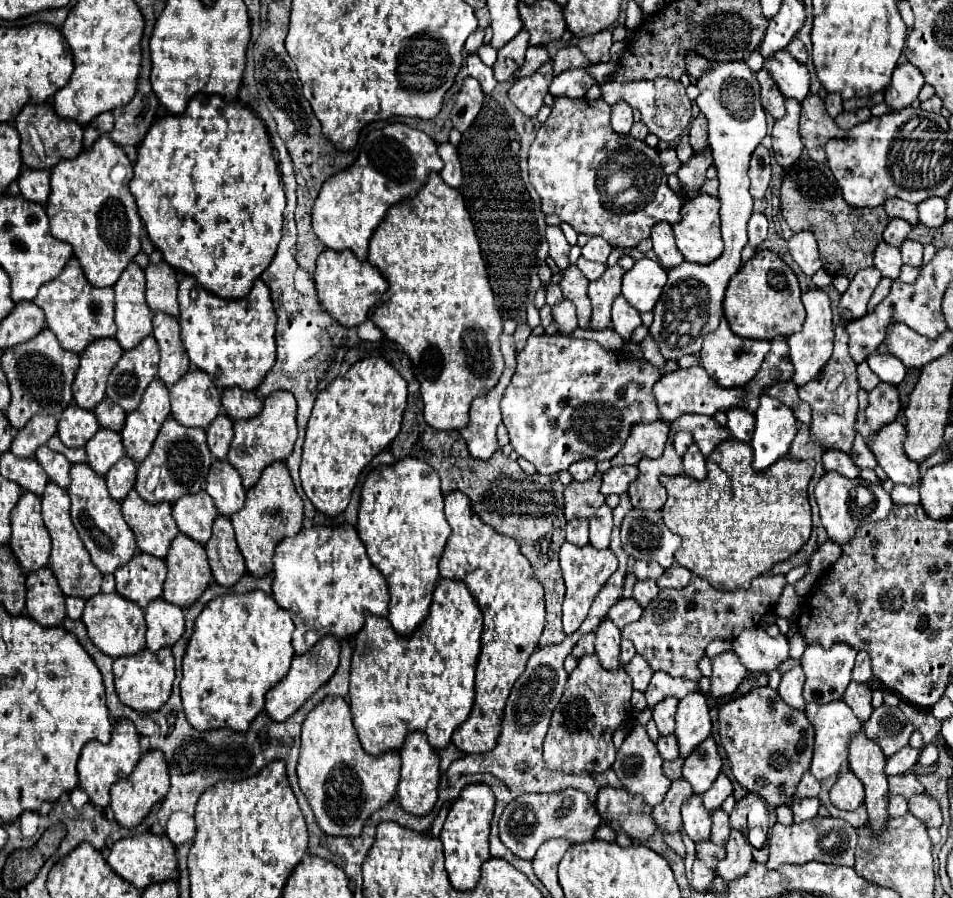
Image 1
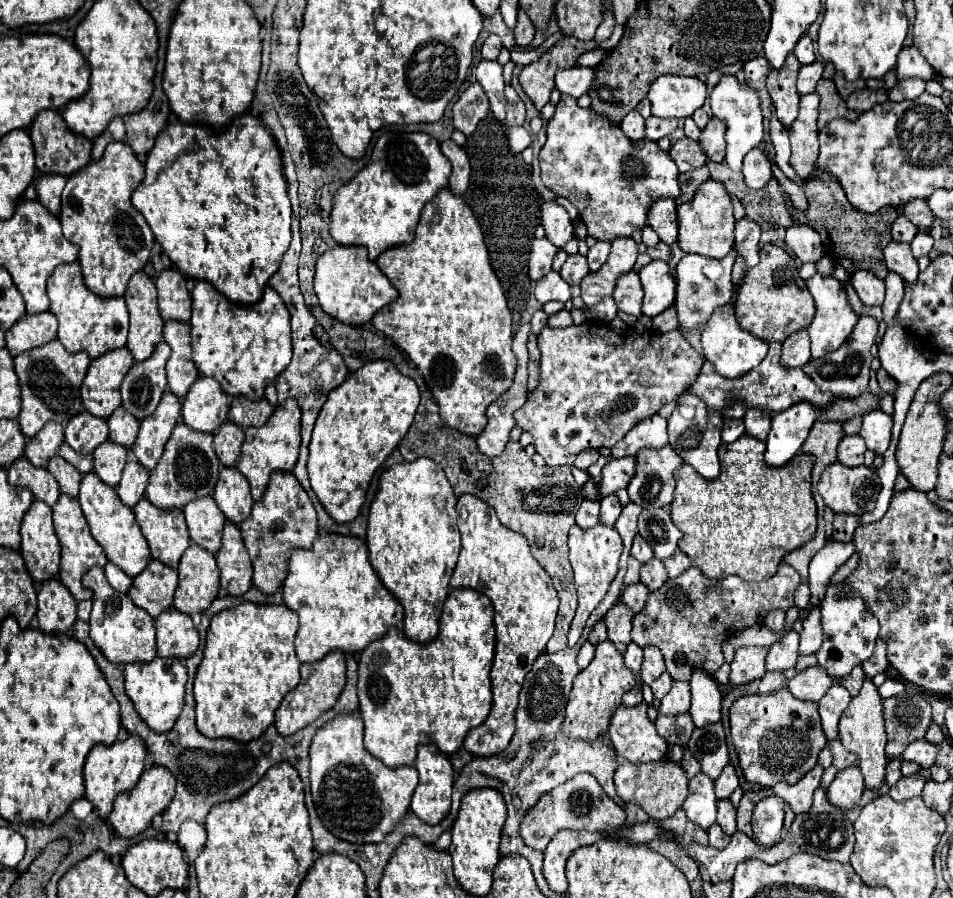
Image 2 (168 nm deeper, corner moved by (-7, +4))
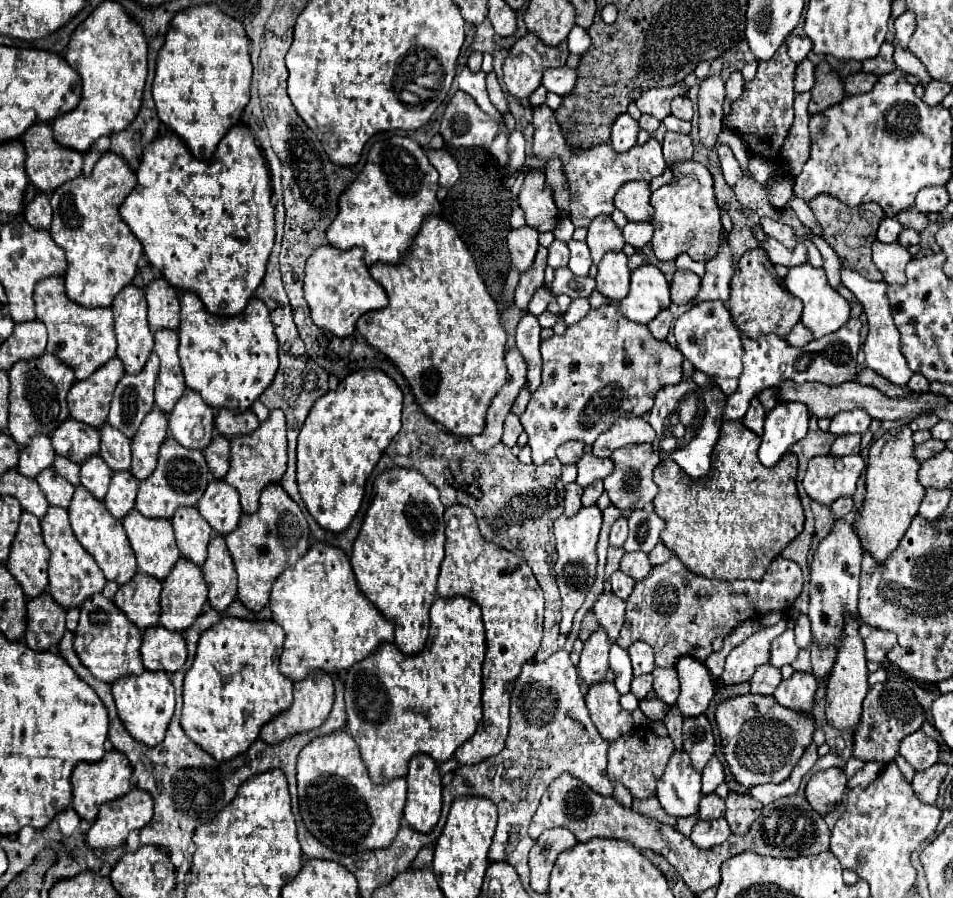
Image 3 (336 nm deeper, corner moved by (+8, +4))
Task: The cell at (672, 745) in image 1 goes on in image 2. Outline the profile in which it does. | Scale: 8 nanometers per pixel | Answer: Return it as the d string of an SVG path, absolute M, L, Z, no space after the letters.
M658 713L658 719L654 721L654 725L656 725L658 735L666 743L678 743L678 745L688 743L688 739L694 731L690 713L680 713L678 717L666 717L664 713Z

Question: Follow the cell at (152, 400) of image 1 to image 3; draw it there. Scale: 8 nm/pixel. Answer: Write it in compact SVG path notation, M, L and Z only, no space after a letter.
M153 409L141 423L139 431L131 439L131 473L137 479L145 479L157 465L159 445L167 439L167 413Z

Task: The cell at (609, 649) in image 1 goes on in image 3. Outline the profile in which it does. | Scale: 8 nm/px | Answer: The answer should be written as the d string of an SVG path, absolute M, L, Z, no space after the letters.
M603 593L595 607L593 607L593 613L599 621L599 625L607 631L607 637L611 643L617 641L619 637L619 631L621 631L621 625L623 625L623 619L625 619L625 603L615 595L615 593Z

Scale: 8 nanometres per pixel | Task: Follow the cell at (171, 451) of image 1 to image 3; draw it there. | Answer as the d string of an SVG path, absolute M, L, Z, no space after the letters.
M171 437L163 441L159 451L159 461L155 471L139 483L139 493L135 499L135 509L145 517L165 517L169 519L177 507L189 505L195 507L197 501L203 497L207 483L213 479L209 473L209 467L203 459L203 453L199 449L185 449Z

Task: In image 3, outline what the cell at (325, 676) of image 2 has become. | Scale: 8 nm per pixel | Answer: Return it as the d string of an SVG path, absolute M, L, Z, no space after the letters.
M315 671L315 673L309 673L305 679L301 681L295 681L295 687L293 687L293 703L289 709L281 711L279 715L273 717L273 721L265 723L265 727L261 729L261 739L265 743L279 743L295 733L303 733L303 731L311 731L311 729L317 729L325 717L329 715L333 707L333 681L331 681L331 675L325 673L325 671Z

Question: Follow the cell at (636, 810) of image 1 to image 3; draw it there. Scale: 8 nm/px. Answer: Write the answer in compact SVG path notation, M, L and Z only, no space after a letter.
M647 727L633 729L629 737L621 737L621 741L611 743L609 747L609 765L607 765L609 781L625 785L631 791L633 799L655 797L657 781L661 779L661 773L665 771L671 755L673 755L673 741L669 737L655 737Z

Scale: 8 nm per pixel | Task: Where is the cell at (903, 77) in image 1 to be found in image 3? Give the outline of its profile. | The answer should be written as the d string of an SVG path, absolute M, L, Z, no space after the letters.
M903 13L901 17L895 19L895 39L899 41L899 45L903 49L909 47L909 39L913 35L915 29L915 21L913 21L913 13Z

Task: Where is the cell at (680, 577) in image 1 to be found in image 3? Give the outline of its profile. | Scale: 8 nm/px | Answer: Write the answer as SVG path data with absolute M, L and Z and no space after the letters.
M657 543L657 547L649 553L649 559L651 559L651 565L661 565L665 561L669 561L673 557L673 553L663 545L663 543Z

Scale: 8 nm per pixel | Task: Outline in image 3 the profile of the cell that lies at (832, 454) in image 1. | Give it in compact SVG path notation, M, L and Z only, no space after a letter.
M841 435L831 445L831 455L833 457L855 455L855 453L859 453L859 443L861 443L861 437L859 435Z

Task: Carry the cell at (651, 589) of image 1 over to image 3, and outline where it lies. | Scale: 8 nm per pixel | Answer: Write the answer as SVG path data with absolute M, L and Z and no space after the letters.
M625 553L621 559L621 571L629 577L633 577L635 581L641 581L649 575L651 571L651 563L649 557L645 553Z

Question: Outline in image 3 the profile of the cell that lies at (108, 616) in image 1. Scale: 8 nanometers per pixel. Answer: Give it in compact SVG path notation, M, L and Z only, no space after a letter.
M101 593L89 597L81 607L81 617L79 617L79 625L75 629L75 653L81 659L81 663L85 663L85 667L101 681L113 683L115 679L123 677L123 675L131 675L131 673L141 673L143 671L143 663L141 663L141 631L137 629L137 625L133 625L127 615L107 597L103 597Z

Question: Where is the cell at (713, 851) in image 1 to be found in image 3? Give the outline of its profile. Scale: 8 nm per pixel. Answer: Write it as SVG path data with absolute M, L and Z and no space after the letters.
M725 819L697 821L697 825L693 827L693 833L691 833L691 839L697 847L709 849L715 845L721 845L729 835L731 835L731 831L729 831L729 825Z

